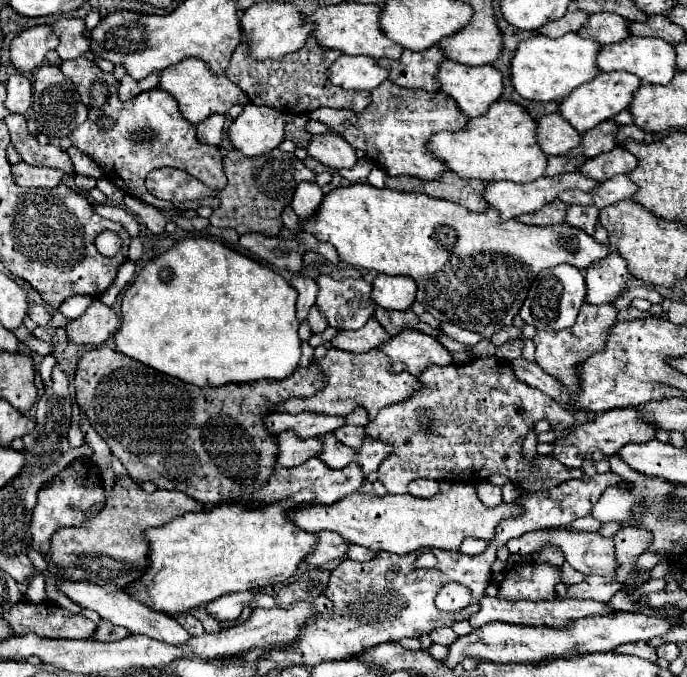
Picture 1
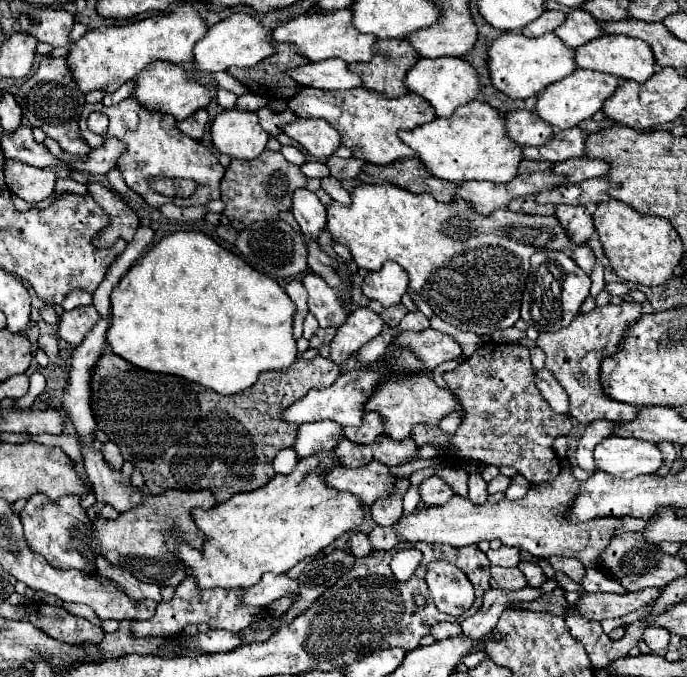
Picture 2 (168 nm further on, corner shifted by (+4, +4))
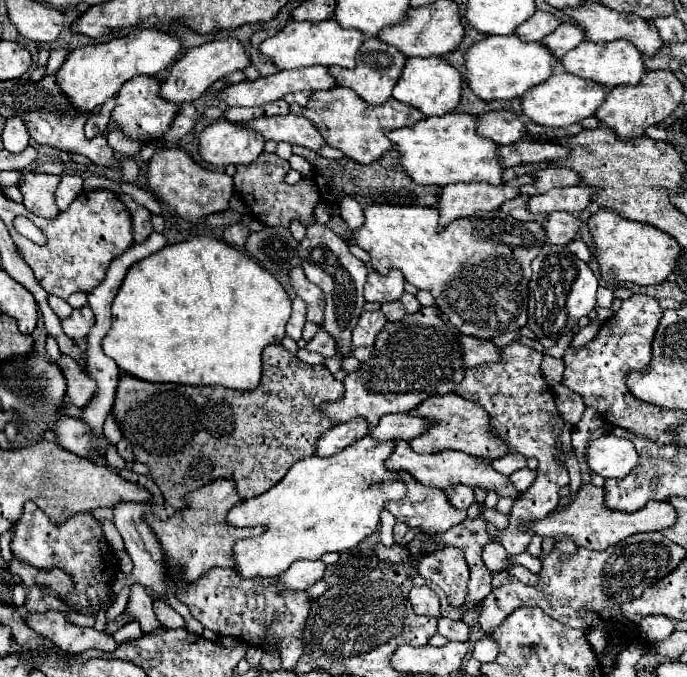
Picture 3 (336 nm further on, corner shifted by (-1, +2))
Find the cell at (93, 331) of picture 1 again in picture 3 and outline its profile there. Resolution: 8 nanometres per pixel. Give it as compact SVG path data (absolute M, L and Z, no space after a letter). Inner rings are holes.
M88 305L80 307L80 309L74 309L70 317L62 319L64 333L74 341L82 341L88 335L92 325L94 325L94 313Z

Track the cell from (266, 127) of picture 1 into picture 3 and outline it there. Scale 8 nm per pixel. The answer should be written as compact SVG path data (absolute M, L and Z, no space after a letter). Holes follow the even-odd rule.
M222 119L208 125L198 137L200 157L214 167L246 165L264 151L264 137Z

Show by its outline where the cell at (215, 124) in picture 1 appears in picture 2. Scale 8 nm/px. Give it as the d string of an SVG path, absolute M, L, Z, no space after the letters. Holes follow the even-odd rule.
M199 109L195 111L191 117L183 119L183 121L177 121L177 127L189 135L191 139L201 139L205 135L205 129L207 129L207 123L209 123L209 113L207 109Z

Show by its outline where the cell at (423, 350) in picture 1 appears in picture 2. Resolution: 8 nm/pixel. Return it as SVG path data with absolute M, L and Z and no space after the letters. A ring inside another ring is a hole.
M425 329L419 333L403 331L399 337L393 339L393 343L399 349L413 351L415 357L423 361L425 369L431 369L431 371L443 361L461 357L461 347L449 335L443 335L435 329Z

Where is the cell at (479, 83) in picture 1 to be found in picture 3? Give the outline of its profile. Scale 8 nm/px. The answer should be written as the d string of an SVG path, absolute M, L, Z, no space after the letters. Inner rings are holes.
M410 57L410 59L406 59L404 71L402 71L398 83L394 85L392 97L398 99L400 103L420 109L426 117L430 117L430 115L446 115L446 113L454 111L460 103L460 91L462 91L462 77L450 63L446 63L446 59L442 59L442 57Z

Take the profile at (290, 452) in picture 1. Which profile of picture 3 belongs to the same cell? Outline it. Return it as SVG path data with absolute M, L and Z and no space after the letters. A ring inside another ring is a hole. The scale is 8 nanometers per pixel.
M352 419L346 423L338 423L336 427L328 429L316 447L316 455L318 457L330 457L338 451L342 451L344 447L356 443L358 439L362 439L364 435L368 435L368 423L366 419Z

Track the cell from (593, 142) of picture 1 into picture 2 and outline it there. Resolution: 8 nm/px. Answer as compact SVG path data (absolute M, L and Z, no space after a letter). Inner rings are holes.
M581 127L557 131L553 141L549 141L543 147L525 147L525 159L535 159L535 161L567 161L571 157L585 157L585 141L589 133L583 131Z

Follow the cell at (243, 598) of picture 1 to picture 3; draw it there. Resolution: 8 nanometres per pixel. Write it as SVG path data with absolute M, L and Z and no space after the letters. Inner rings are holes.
M296 561L286 569L286 573L280 575L280 581L286 589L308 589L316 581L324 577L326 563L324 561Z

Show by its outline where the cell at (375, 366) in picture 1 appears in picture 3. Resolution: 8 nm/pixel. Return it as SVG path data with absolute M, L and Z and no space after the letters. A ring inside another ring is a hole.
M456 393L434 395L426 399L424 403L420 403L414 411L410 411L410 415L418 415L418 417L426 417L434 421L434 425L426 433L410 441L410 447L418 453L438 453L444 449L456 449L474 457L488 459L488 461L496 461L508 455L506 443L502 443L502 439L498 439L498 435L492 433L490 415L486 413L486 409L480 407L478 403L466 401L464 397Z

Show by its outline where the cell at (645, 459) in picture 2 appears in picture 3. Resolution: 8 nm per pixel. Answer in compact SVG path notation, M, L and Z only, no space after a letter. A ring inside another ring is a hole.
M612 433L588 441L584 457L588 467L606 479L620 479L638 465L638 453L632 441L614 437Z

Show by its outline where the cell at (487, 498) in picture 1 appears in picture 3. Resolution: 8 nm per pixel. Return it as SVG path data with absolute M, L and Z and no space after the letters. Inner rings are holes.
M528 467L518 469L516 473L510 475L510 481L514 483L514 487L516 487L520 493L524 493L528 487L532 487L534 479L536 479L536 471L532 471L532 469L528 469Z

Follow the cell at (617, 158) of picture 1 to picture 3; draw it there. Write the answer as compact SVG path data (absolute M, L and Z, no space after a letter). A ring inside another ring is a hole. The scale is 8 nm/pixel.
M546 167L536 171L534 183L520 187L520 193L524 195L536 195L536 193L546 193L554 187L568 187L580 183L580 177L572 169L562 169L562 167Z

